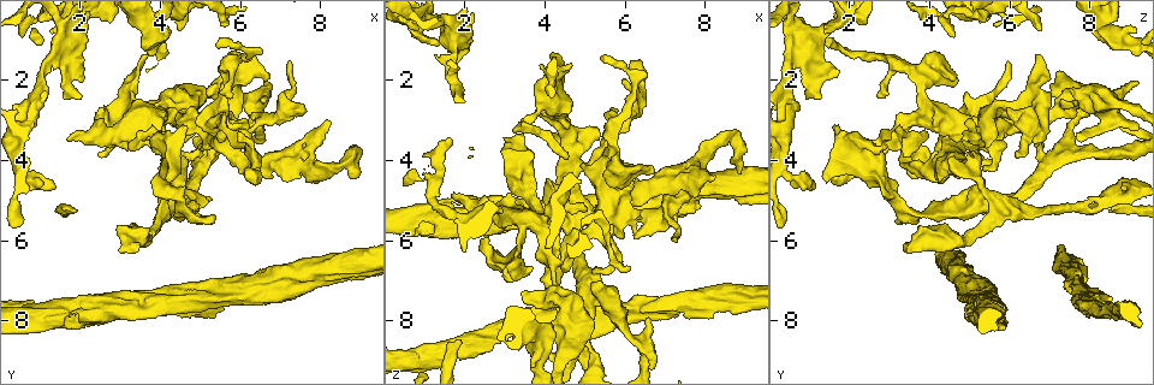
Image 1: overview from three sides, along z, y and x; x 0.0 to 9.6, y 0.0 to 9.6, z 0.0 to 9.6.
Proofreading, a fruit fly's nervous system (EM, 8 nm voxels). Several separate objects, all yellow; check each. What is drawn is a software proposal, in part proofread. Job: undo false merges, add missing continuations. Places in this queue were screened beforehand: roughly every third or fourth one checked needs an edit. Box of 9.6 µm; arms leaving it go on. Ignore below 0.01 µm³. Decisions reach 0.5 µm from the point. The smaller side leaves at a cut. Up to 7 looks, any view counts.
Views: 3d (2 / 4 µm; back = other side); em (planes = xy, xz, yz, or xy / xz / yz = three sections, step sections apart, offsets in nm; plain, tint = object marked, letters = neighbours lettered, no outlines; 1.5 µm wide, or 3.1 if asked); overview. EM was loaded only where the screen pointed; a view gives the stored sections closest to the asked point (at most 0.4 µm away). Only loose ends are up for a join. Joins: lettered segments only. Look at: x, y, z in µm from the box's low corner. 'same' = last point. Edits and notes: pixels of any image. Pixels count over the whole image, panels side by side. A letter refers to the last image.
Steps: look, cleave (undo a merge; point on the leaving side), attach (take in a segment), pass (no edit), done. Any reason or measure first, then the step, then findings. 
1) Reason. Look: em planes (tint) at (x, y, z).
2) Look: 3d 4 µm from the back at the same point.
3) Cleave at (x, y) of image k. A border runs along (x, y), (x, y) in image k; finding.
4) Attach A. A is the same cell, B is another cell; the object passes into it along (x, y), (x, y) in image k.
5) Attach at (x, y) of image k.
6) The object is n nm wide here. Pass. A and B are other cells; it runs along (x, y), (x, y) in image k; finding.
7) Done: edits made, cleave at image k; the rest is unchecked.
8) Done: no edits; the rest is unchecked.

Branch stops here. Look: em planes (letters) at (2.45, 3.85, 6.20).

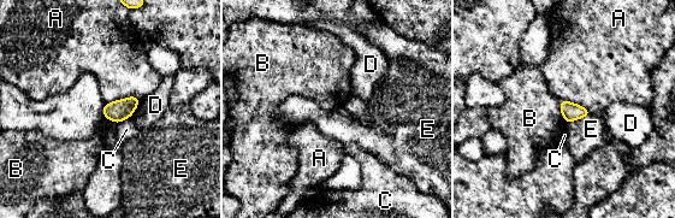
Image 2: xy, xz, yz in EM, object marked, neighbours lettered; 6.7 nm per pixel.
The object is 120 nm wide here. Pass. A, B, C, D and E are other cells; a border runs along (591, 115), (567, 123) in image 2; none of them fits.

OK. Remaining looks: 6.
Abrupt turn. Look: em xy step 4 (plain) at (4.30, 2.90, 6.95).

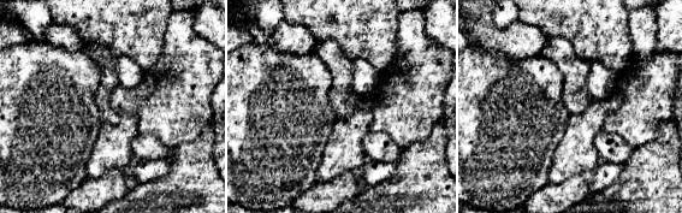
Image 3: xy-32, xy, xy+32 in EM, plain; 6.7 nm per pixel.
Look: em xy step 4 (letters) at the same point.

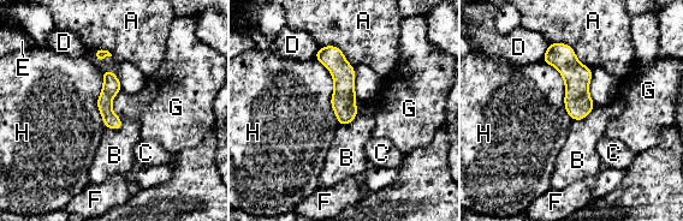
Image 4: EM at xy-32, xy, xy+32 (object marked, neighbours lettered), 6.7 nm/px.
The longest contact is with H, 480 nm. Pass. A, B, C, D, E, F, G and H are other cells; it runs along (321, 51), (343, 72), (346, 120) in image 4; all the same cell.

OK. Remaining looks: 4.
Free end. Look: 3d 2 µm at (5.05, 3.80, 5.15).

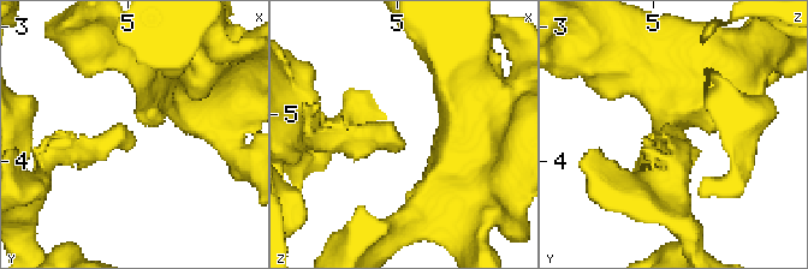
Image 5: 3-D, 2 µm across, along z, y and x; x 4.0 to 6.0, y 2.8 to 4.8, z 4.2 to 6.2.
Now the EM. Look: em xz step 8 (letters) at (5.02, 3.78, 5.20).

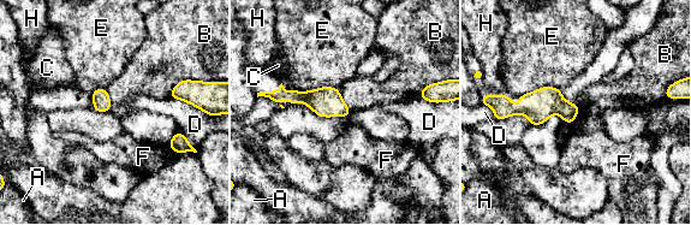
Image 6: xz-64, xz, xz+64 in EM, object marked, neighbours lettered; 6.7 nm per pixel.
Look: em planes (letters) at the same point.

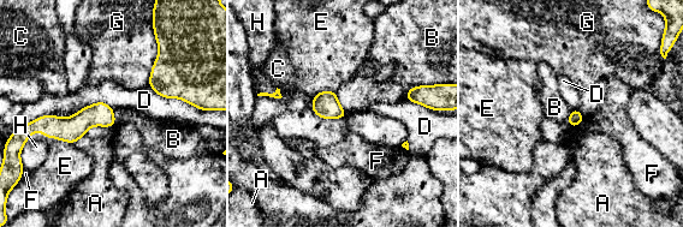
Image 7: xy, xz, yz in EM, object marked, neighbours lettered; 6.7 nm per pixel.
Pass. A, B, C, D, E, F, G and H are other cells; a border runs along (149, 85), (195, 107) in image 7; none of them fits.

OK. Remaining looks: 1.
Done: no edits; the rest is unchecked.

